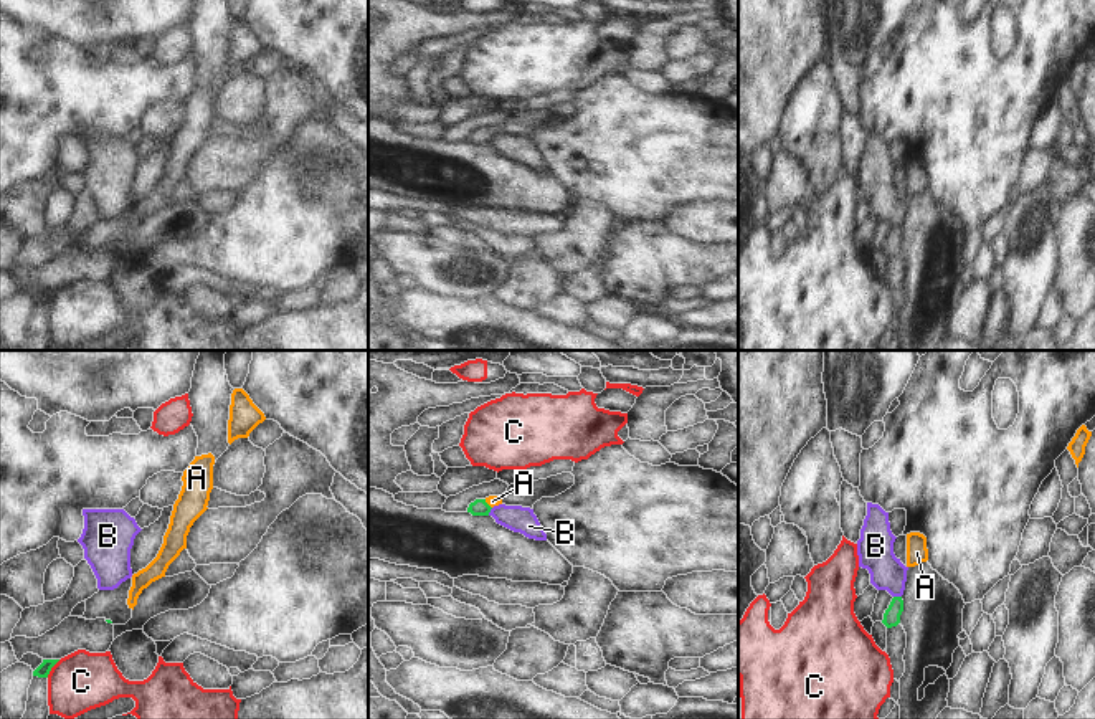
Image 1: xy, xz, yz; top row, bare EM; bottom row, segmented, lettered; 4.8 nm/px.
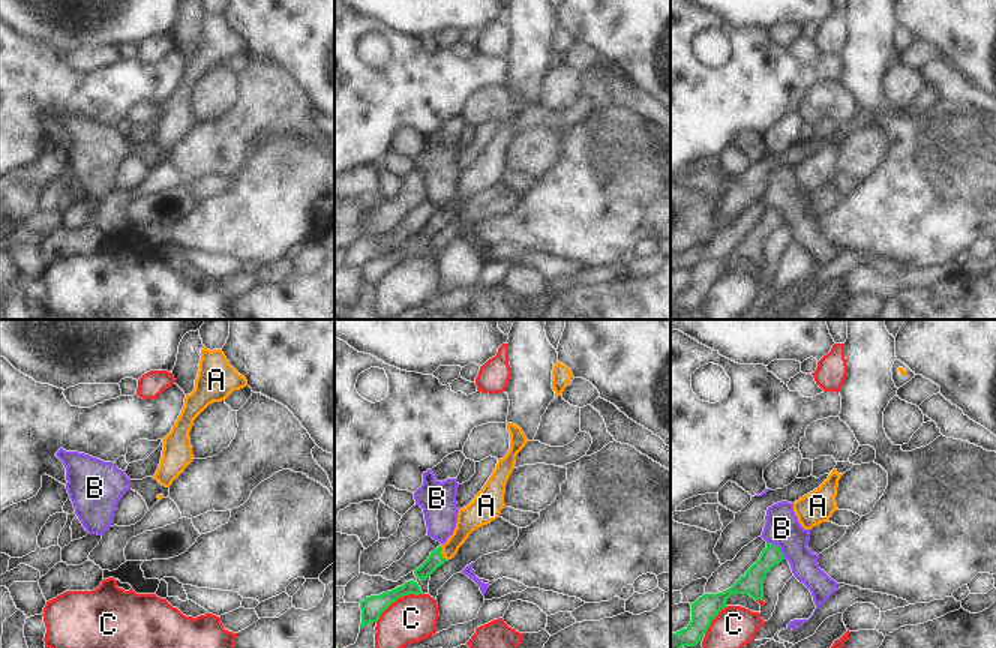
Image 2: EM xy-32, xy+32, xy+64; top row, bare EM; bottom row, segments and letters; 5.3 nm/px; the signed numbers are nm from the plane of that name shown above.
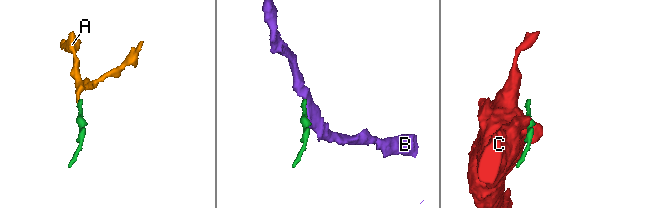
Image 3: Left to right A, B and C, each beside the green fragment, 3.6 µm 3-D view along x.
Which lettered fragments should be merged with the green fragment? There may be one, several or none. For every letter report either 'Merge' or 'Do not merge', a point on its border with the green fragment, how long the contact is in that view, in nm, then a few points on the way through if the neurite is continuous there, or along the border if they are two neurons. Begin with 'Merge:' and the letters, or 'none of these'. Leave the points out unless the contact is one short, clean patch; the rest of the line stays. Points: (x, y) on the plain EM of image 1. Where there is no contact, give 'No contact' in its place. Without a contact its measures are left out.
Merge: A
A: Merge. Touches green at xz (488, 134). Shared border 60 nm. Path across: xz (479, 136), (488, 134), (492, 131)
B: Do not merge. Touches green at xz (489, 141). Shared border 50 nm. Boundary: xz (492, 138), (488, 144)
C: Do not merge. Touches green at xy (52, 296). Shared border 110 nm. Boundary: xy (60, 290), (47, 306)

